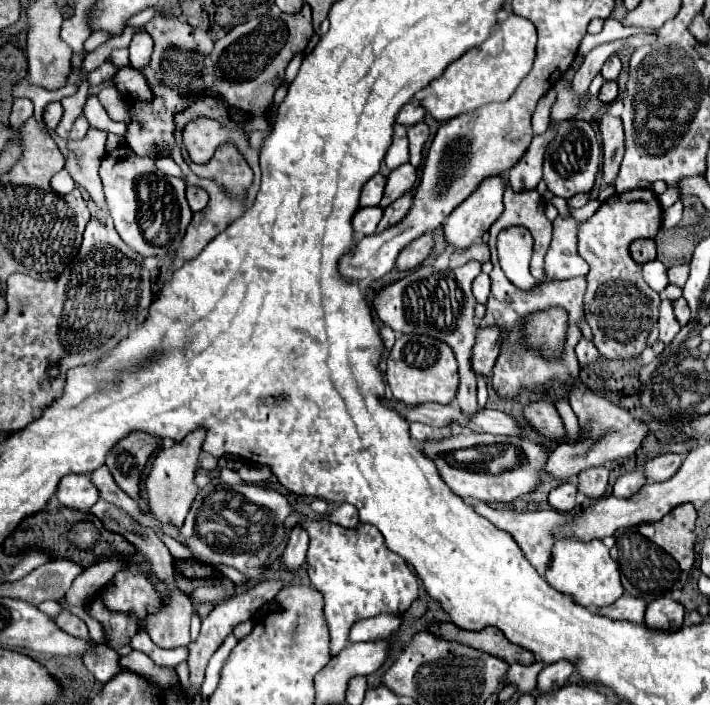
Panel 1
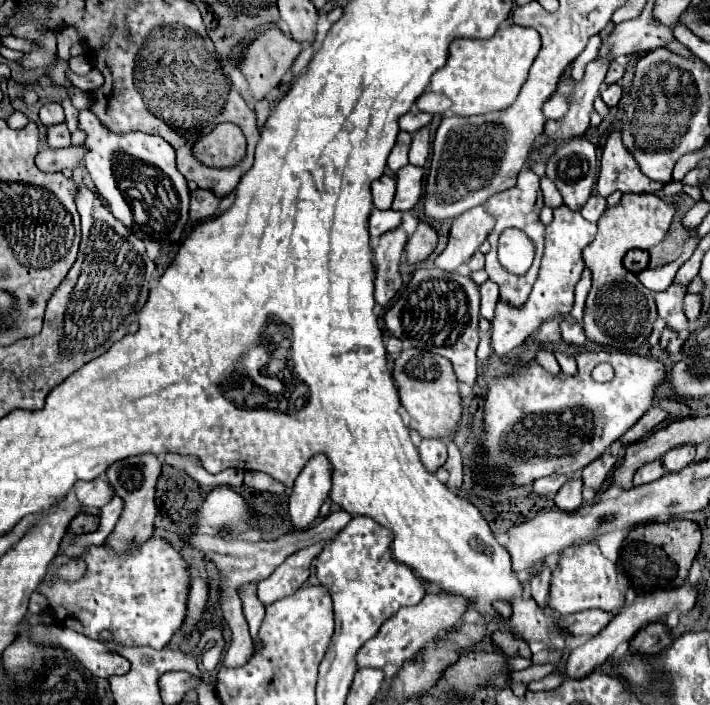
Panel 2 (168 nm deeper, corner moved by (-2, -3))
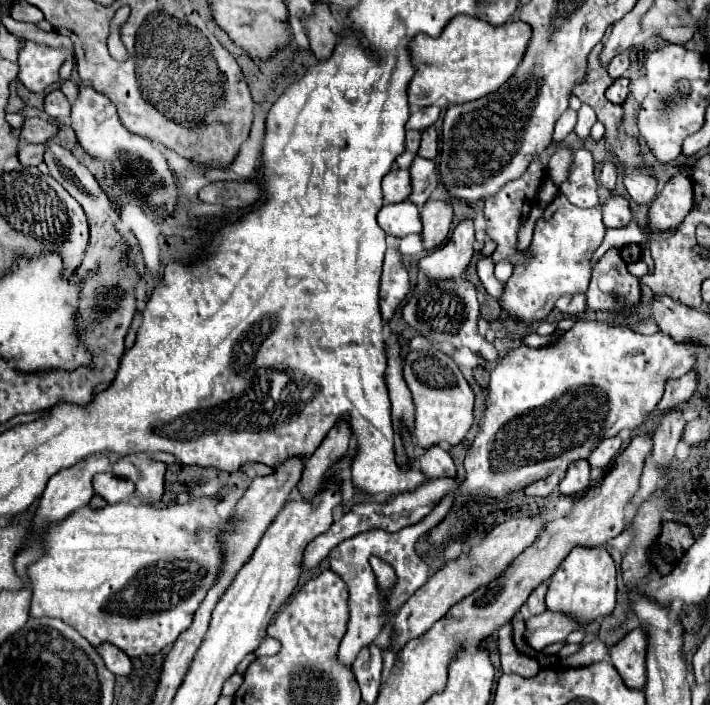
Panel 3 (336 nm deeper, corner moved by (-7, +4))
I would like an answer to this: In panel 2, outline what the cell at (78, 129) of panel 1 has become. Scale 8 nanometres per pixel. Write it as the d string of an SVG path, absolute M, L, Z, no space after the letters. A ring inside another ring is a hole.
M66 98L61 105L65 113L65 123L69 126L69 132L75 132L79 128L79 110L71 103L71 98Z

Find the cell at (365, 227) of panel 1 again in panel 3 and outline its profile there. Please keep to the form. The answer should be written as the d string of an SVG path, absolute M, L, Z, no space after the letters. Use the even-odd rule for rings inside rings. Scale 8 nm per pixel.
M410 201L396 203L396 205L384 205L378 213L378 223L386 231L386 235L394 235L394 237L422 233L418 207L412 205Z

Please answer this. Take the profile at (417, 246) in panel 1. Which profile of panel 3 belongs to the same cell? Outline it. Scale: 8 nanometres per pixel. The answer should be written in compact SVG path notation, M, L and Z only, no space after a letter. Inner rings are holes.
M428 201L422 211L420 211L420 219L422 219L422 239L424 239L424 249L432 251L436 249L448 235L452 219L454 219L454 209L448 201Z

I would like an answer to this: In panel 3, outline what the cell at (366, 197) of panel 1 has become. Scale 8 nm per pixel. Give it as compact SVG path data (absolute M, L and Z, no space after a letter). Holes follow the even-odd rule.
M392 169L382 179L382 191L384 191L386 203L402 203L402 201L406 201L410 191L412 191L410 173L404 171L404 169Z

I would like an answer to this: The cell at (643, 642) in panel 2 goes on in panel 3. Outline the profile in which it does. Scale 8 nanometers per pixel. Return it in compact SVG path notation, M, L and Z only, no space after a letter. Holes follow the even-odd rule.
M634 629L610 649L610 661L628 689L642 689L646 683L646 645L644 631Z

